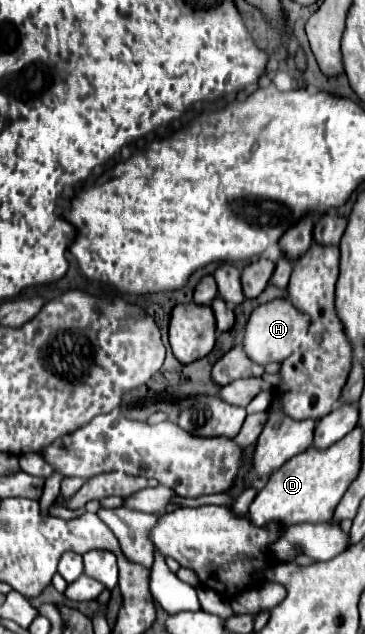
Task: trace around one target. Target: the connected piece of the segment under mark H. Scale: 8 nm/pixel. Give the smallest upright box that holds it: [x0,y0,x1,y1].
[243,299,311,365]

